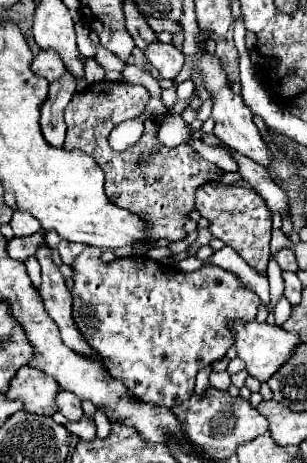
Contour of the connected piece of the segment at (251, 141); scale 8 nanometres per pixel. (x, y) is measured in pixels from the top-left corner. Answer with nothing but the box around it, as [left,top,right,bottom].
[198,53,272,167]

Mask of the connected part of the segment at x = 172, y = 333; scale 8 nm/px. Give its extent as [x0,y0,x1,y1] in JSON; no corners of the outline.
[70,247,260,407]

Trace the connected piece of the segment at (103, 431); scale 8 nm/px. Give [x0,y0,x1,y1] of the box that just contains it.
[96,409,110,437]

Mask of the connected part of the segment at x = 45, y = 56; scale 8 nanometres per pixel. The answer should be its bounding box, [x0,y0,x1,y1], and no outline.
[32,49,66,81]

